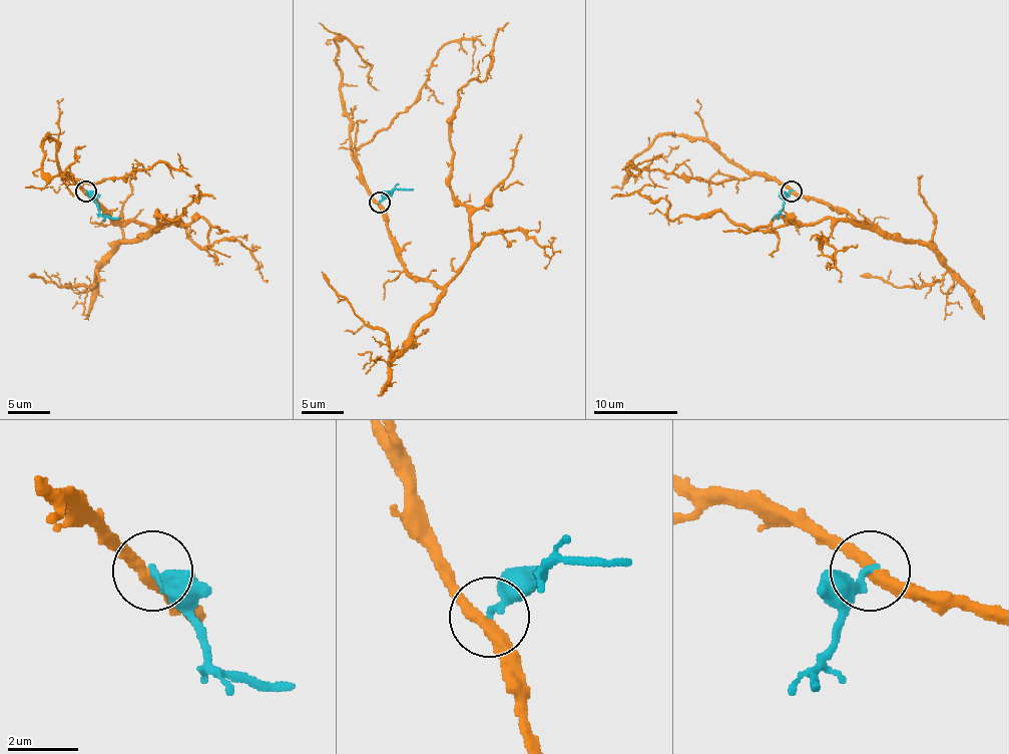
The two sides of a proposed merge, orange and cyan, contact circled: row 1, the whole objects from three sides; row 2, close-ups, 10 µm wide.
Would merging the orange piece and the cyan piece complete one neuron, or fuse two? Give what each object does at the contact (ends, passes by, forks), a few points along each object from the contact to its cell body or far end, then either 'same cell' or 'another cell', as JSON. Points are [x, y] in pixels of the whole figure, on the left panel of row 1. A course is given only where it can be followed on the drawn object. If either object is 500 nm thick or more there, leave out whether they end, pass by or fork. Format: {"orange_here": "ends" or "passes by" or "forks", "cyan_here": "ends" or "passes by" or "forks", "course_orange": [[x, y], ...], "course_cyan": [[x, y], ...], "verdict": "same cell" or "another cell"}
{"orange_here": "passes by", "cyan_here": "ends", "course_orange": [[85, 191], [115, 222], [163, 226], [177, 218], [156, 230], [159, 212], [175, 220], [200, 193], [215, 199]], "course_cyan": [[85, 191], [102, 214], [119, 220]], "verdict": "another cell"}

